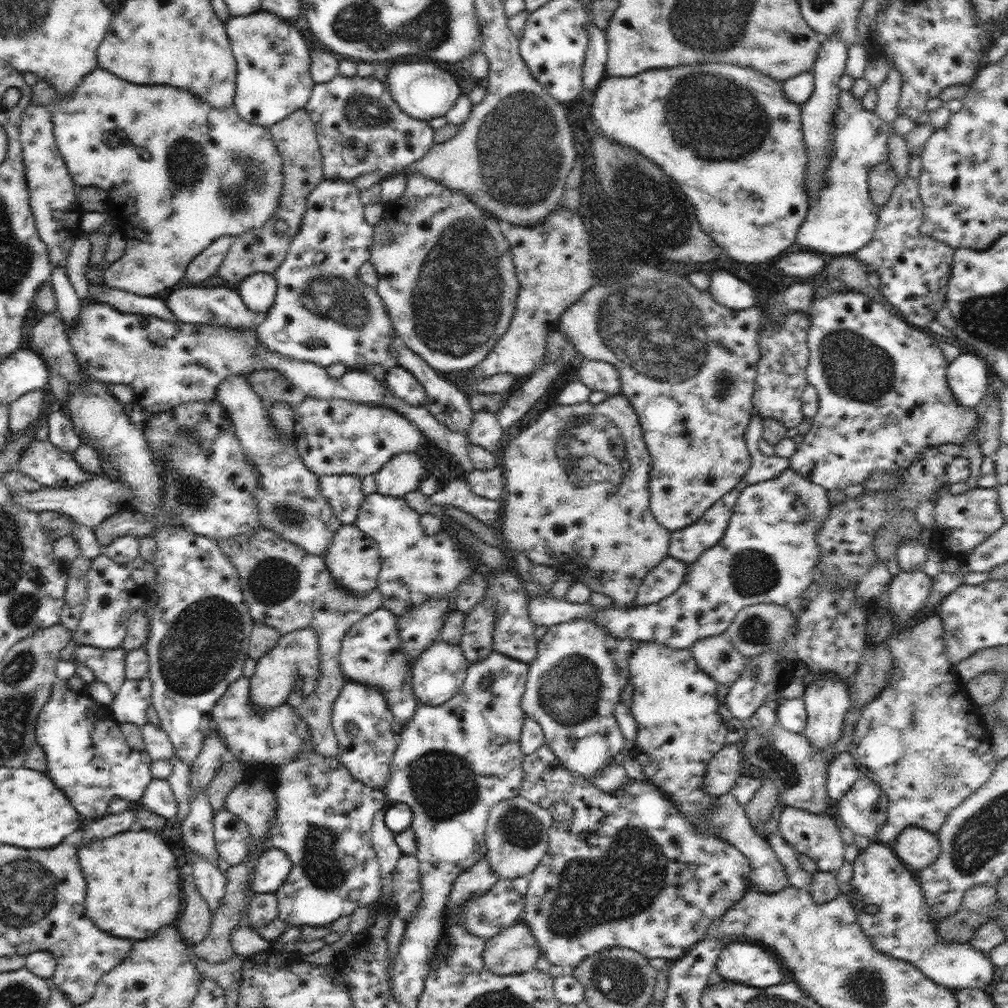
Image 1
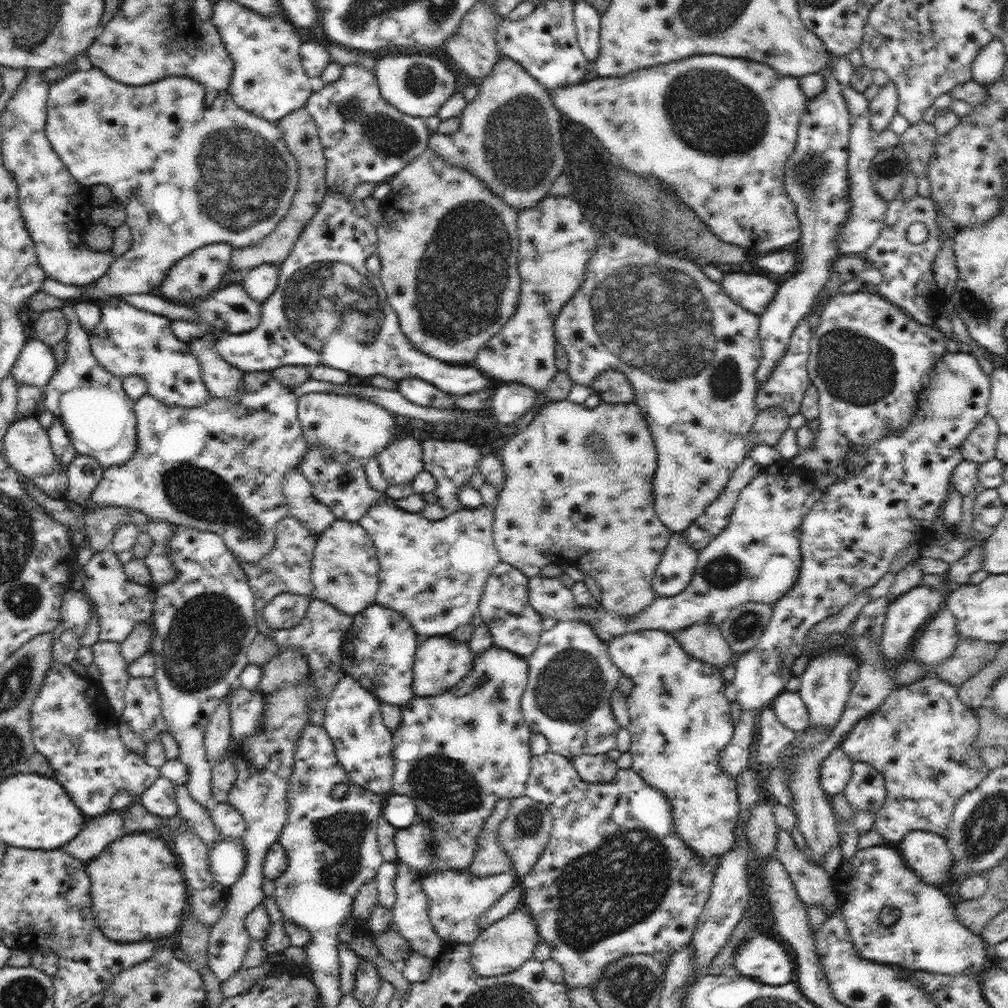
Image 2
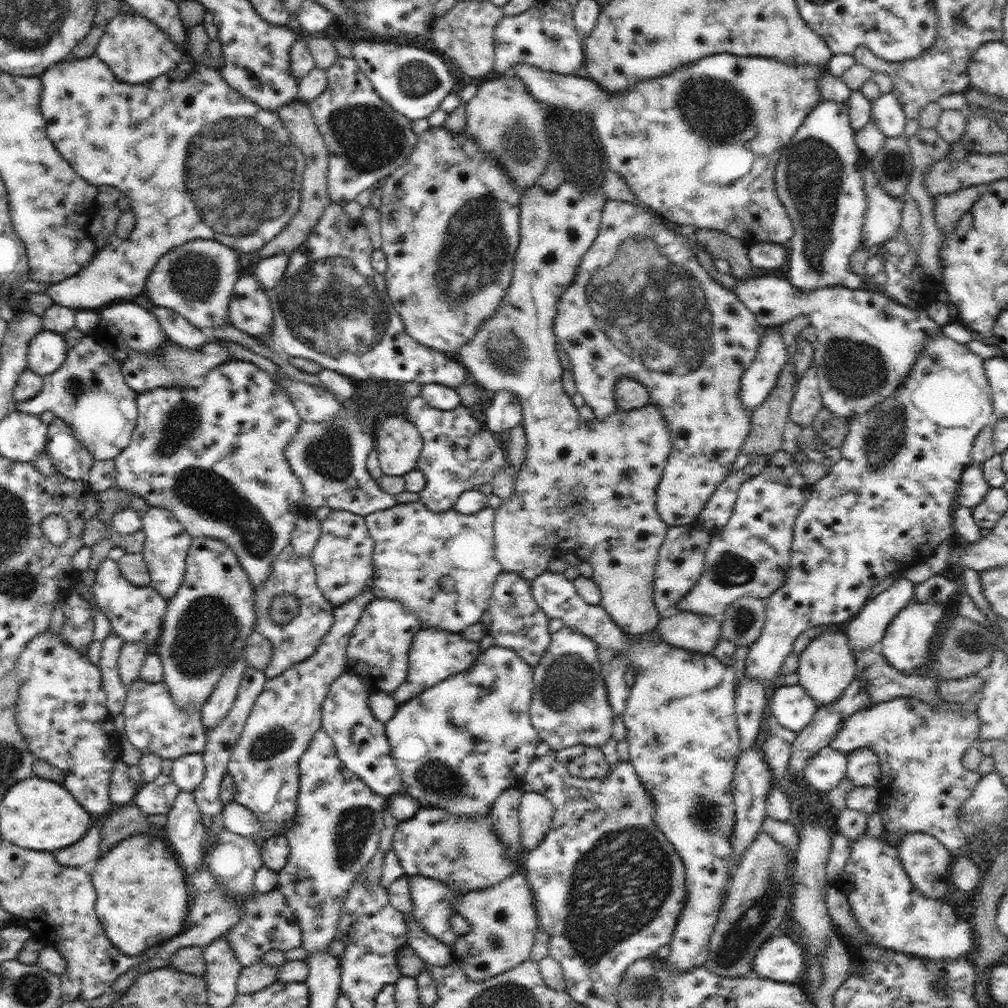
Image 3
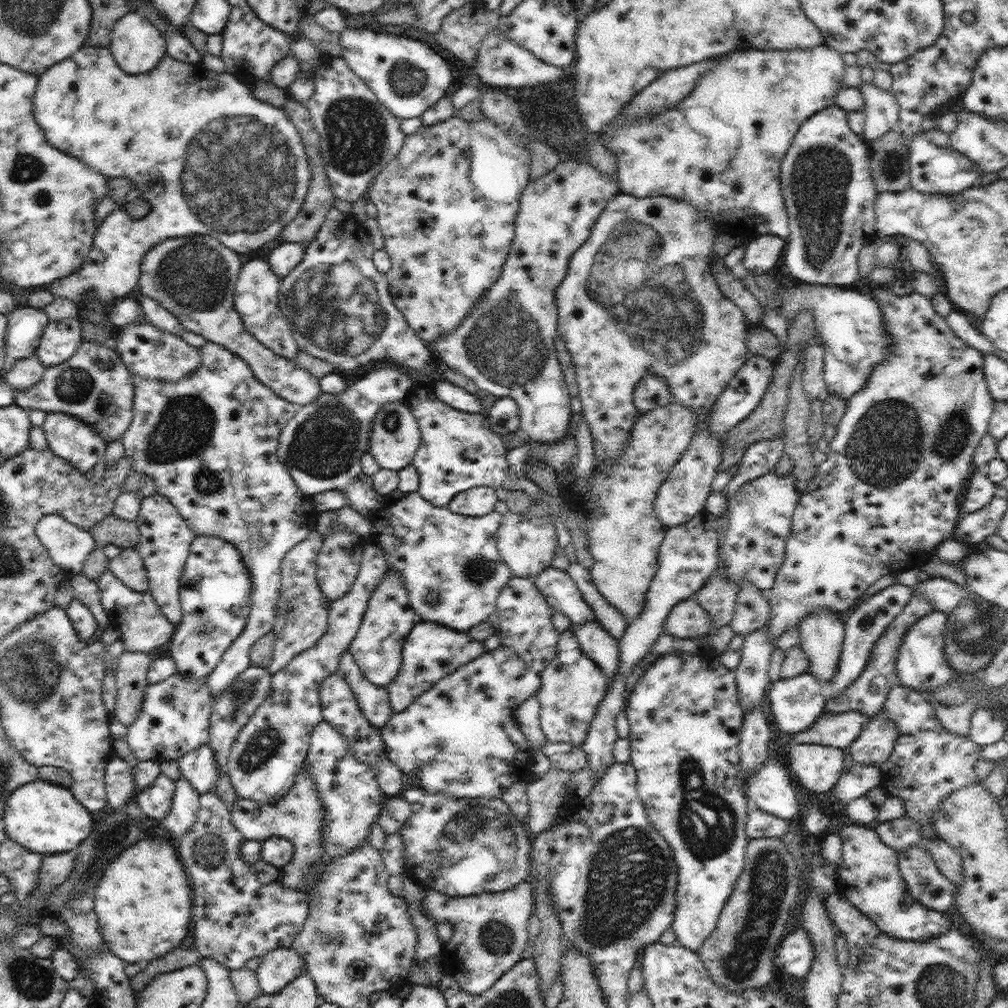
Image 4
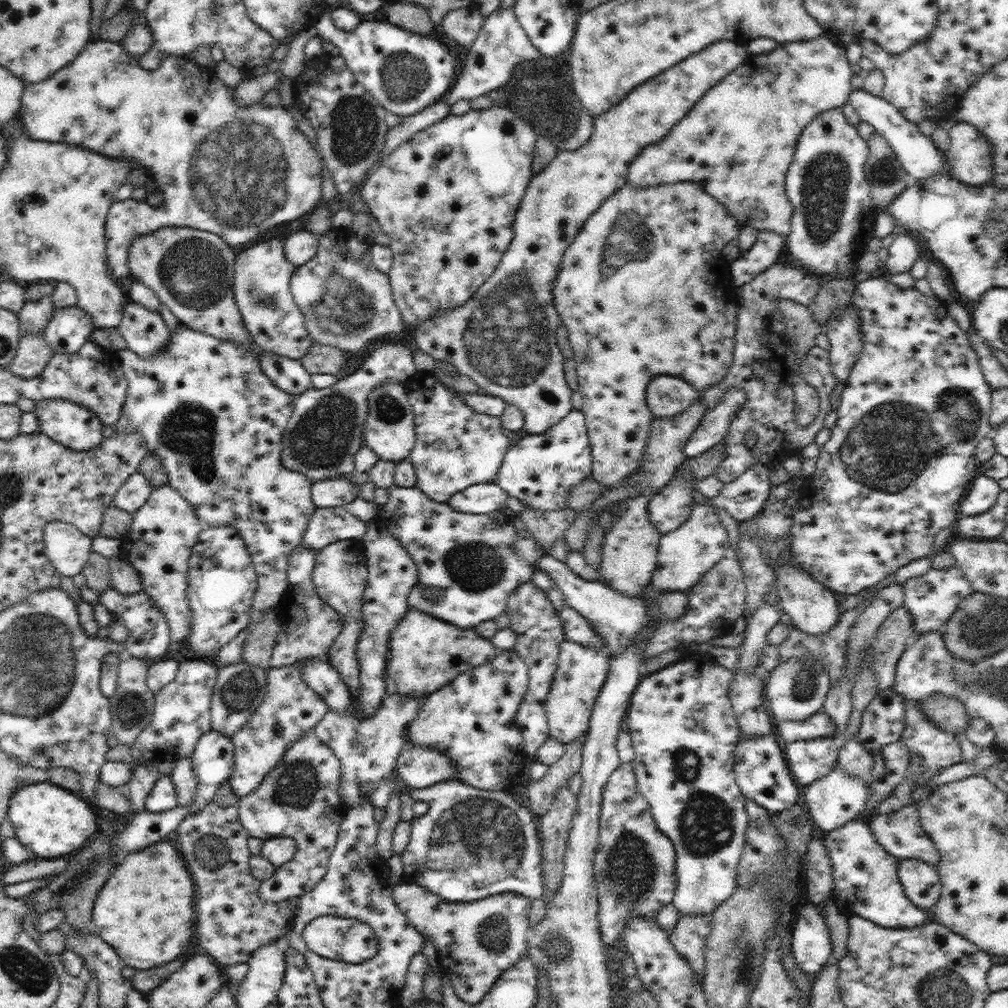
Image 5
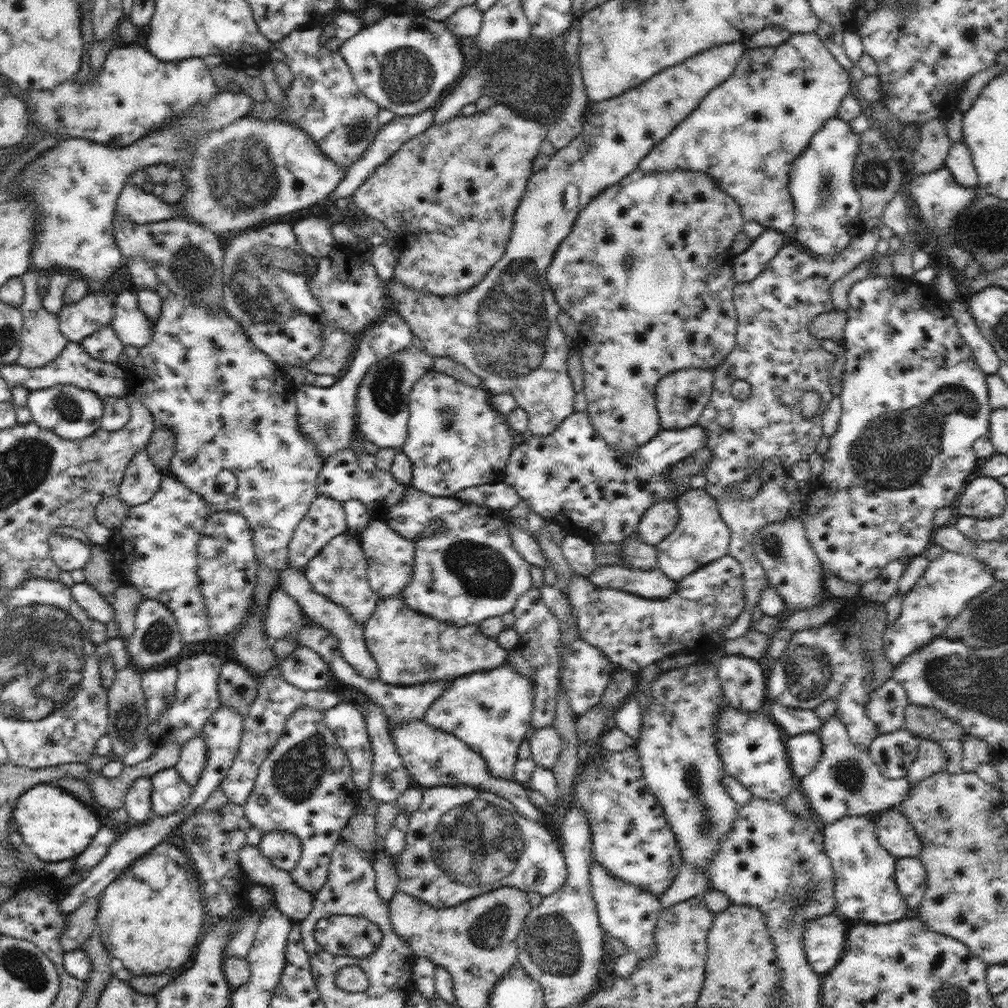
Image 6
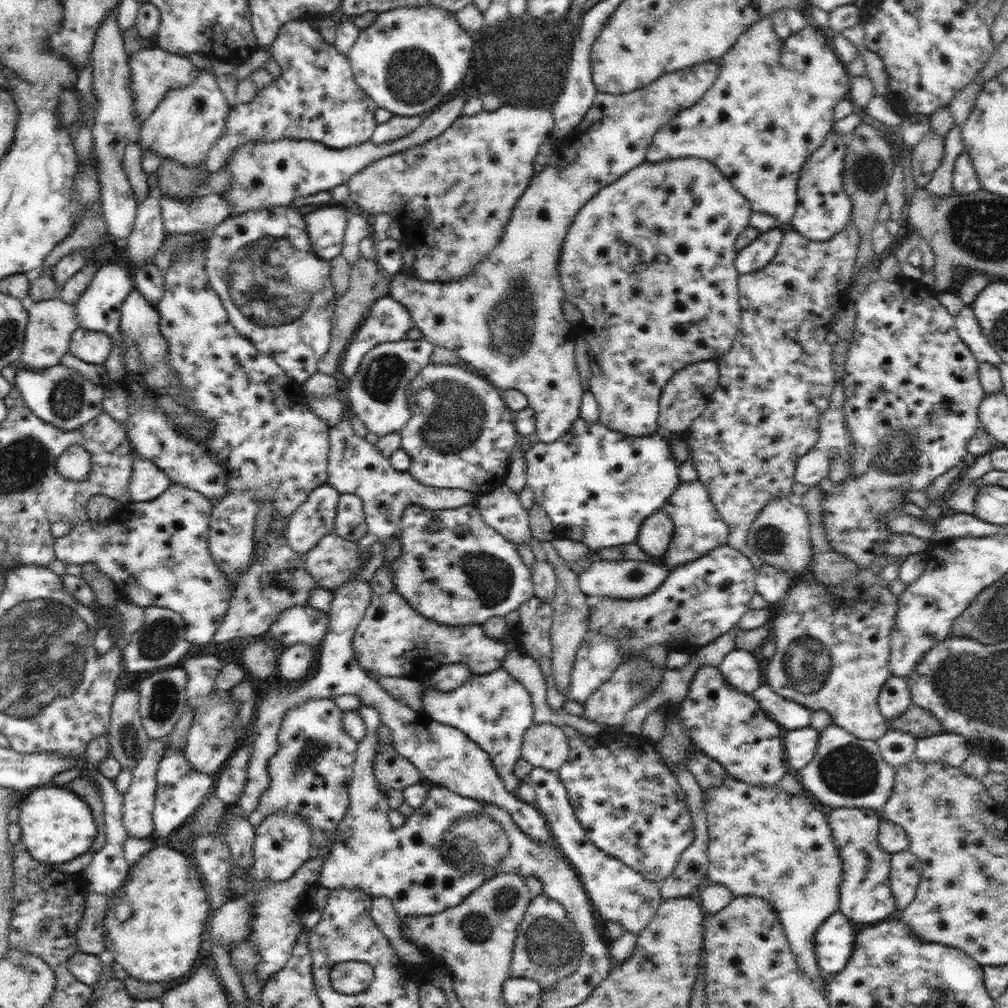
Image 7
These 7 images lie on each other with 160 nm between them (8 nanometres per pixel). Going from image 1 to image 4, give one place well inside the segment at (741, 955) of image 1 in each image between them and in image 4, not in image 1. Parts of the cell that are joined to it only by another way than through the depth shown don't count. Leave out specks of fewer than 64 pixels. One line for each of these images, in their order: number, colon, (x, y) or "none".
2: (768, 961)
3: (781, 959)
4: (795, 954)

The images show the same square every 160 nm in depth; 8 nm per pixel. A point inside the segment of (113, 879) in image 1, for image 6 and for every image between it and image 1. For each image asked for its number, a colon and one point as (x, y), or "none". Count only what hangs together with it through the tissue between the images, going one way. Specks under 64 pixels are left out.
2: (138, 894)
3: (142, 902)
4: (143, 902)
5: (144, 911)
6: (151, 928)

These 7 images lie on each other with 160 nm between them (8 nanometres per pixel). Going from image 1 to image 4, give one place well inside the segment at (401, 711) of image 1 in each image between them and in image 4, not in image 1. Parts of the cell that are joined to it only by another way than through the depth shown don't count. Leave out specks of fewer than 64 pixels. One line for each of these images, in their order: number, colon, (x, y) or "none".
2: (379, 650)
3: (378, 650)
4: (377, 647)

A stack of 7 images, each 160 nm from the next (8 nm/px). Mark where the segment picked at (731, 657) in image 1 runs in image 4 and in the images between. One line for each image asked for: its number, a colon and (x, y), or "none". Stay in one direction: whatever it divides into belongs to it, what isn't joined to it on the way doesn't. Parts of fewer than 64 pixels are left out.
2: (705, 642)
3: (694, 631)
4: (687, 619)

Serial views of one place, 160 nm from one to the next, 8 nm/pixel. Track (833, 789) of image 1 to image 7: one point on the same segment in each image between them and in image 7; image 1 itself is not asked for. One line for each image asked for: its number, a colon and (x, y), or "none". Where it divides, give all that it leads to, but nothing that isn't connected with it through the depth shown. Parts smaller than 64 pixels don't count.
2: (835, 772)
3: (828, 766)
4: (817, 767)
5: (809, 760)
6: (805, 750)
7: (801, 744)

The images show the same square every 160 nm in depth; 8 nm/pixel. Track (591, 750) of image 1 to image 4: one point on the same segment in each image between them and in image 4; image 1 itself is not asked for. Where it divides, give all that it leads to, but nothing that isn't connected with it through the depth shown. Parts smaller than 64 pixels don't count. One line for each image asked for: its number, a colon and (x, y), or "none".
2: (567, 698)
3: (569, 705)
4: (572, 686)

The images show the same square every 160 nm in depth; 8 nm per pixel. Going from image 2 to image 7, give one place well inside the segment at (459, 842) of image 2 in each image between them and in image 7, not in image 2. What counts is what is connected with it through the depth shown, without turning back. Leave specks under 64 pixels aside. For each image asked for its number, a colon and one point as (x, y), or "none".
3: (459, 745)
4: (461, 737)
5: (472, 718)
6: (490, 711)
7: (494, 710)

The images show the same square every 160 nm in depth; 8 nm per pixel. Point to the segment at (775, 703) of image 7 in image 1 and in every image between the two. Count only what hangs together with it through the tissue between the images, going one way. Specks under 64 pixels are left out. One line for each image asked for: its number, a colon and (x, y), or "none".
1: (922, 740)
2: (920, 739)
3: (923, 784)
4: (840, 730)
5: (819, 725)
6: (792, 721)

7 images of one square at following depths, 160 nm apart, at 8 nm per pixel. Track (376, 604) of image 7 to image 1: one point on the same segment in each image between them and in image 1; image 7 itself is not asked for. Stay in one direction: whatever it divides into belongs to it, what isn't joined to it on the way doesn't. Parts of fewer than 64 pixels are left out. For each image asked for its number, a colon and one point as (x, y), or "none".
1: (438, 673)
2: (441, 661)
3: (435, 654)
4: (432, 651)
5: (425, 652)
6: (410, 648)

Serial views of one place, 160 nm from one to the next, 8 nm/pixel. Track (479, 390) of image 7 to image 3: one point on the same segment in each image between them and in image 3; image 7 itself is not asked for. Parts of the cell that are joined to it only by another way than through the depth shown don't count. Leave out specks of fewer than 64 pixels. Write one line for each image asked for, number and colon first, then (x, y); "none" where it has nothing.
3: (458, 454)
4: (459, 451)
5: (456, 447)
6: (456, 440)

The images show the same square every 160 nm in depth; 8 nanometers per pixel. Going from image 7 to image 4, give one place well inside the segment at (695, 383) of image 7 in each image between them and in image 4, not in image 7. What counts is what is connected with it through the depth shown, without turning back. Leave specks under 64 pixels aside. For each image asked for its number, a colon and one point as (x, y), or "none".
4: (651, 392)
5: (666, 395)
6: (680, 397)

